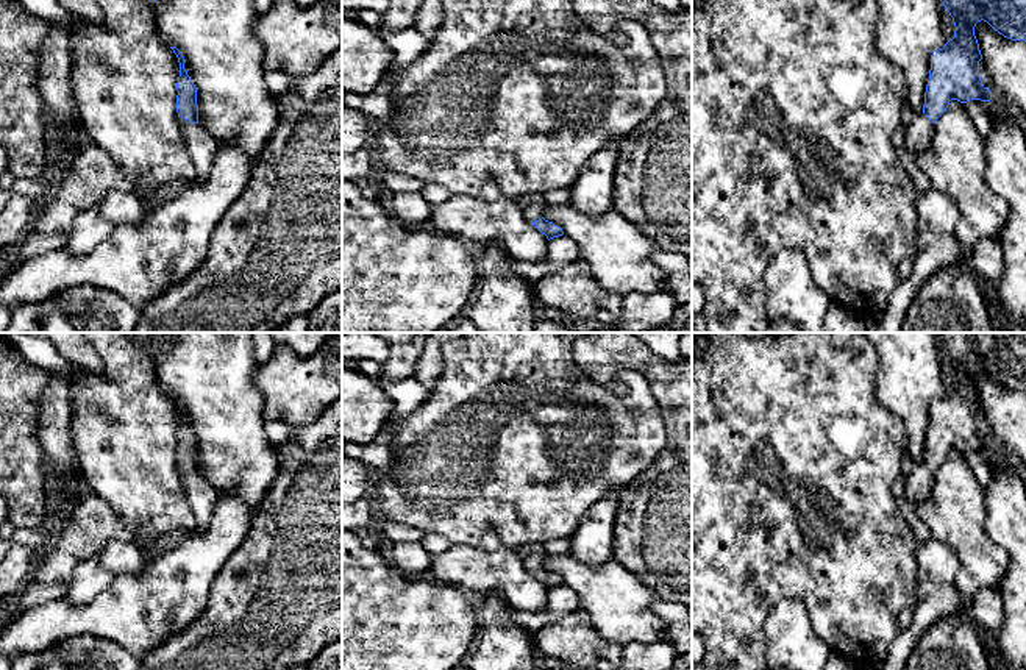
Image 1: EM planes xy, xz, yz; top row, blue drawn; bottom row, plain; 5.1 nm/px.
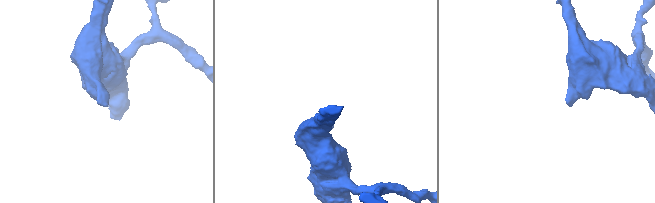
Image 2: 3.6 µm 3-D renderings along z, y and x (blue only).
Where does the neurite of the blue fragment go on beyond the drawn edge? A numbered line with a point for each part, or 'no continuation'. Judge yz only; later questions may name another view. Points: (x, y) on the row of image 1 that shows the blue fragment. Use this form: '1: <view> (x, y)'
1: yz (919, 133)

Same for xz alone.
1: xz (534, 211)

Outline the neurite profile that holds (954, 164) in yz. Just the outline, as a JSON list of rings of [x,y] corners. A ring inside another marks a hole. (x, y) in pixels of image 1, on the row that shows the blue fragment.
[[[951,100],[934,123],[931,148],[915,158],[931,186],[948,194],[959,208],[956,239],[962,259],[981,239],[996,241],[1004,228],[1007,205],[985,181],[984,134],[973,125],[964,103]]]

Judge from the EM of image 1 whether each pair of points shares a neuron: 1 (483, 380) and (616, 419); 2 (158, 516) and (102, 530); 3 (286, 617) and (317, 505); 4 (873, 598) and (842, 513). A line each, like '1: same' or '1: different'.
1: same
2: different
3: same
4: same

